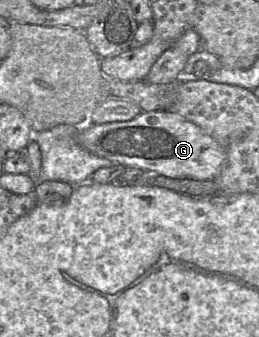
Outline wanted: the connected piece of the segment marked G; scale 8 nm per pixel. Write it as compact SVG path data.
M142 111L128 121L80 126L77 140L91 153L125 167L155 171L170 178L214 181L227 158L227 150L191 121L172 111Z

